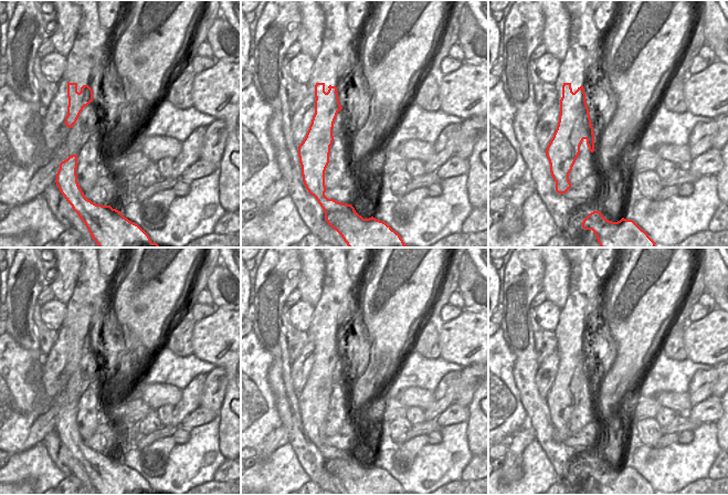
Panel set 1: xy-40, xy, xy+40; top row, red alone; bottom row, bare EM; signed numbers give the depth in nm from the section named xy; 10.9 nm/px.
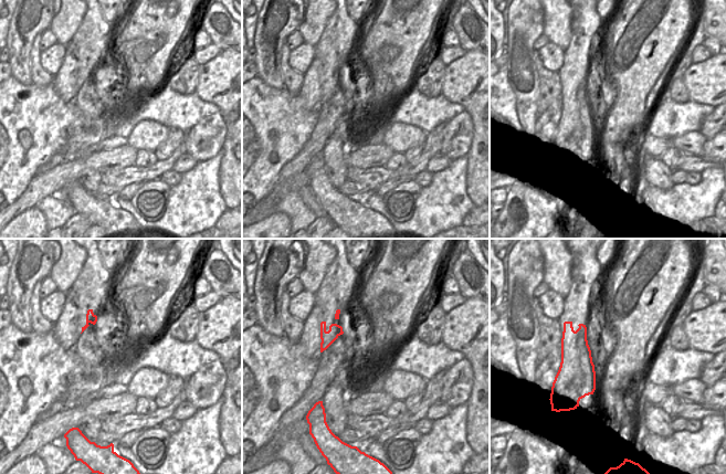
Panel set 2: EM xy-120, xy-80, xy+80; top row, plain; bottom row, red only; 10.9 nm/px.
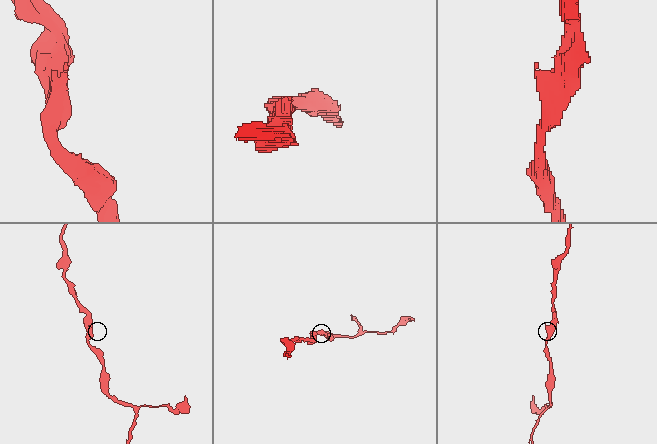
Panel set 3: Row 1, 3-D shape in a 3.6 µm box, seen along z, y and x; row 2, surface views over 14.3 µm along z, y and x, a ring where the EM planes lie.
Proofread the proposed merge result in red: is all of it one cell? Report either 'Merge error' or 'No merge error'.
Merge error.

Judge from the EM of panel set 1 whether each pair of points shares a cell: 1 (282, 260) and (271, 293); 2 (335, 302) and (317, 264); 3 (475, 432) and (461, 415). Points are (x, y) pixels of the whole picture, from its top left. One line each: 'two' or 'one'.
1: one
2: two
3: two

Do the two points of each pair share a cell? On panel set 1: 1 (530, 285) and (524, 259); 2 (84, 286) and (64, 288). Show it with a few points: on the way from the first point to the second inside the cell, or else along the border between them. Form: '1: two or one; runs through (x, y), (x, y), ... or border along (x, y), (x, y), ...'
1: one; runs through (525, 278), (525, 265)
2: two; border along (82, 263), (76, 284), (67, 302)

